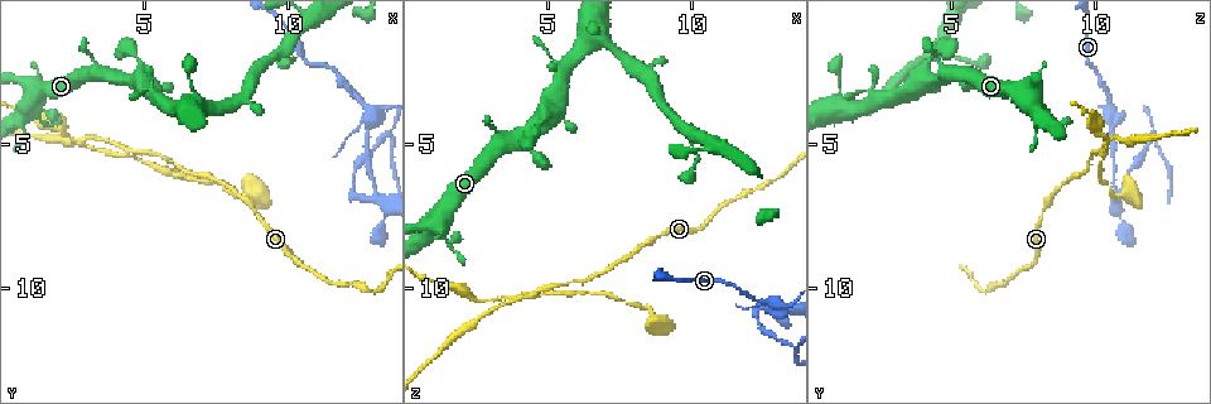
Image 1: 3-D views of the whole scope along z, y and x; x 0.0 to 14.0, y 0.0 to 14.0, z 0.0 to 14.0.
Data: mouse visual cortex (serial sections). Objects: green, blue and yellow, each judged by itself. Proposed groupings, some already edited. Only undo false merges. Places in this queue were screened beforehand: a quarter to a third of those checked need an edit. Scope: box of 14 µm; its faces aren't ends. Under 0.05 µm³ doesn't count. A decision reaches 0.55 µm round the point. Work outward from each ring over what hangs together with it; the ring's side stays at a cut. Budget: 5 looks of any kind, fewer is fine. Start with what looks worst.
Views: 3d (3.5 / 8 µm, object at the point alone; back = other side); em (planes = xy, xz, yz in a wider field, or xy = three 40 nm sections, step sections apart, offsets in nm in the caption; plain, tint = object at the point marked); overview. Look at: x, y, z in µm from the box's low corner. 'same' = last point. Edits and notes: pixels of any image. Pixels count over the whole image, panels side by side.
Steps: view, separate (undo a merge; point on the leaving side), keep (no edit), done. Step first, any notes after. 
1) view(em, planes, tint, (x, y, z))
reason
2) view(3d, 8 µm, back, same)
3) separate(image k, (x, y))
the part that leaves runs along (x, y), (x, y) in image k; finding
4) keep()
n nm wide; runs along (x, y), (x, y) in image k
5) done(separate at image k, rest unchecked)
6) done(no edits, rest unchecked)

view(3d, 3.5 µm, (4.5, 5.2, 10.2))
thick turns thin

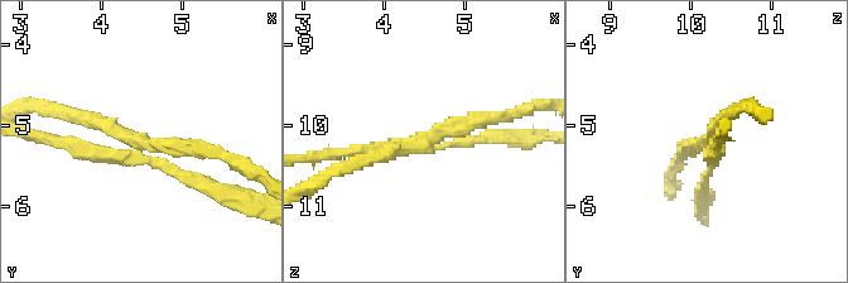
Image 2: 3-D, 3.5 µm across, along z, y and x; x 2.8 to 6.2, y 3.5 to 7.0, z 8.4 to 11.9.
view(em, xy, step 1, tint, (4.45, 5.25, 10.15))
4 arms; arms of 150, 150, 200, 200 nm; now the EM

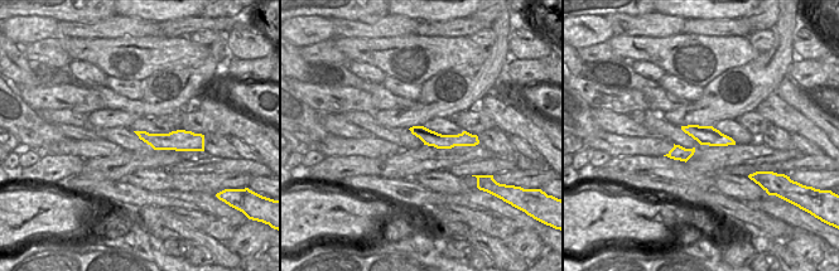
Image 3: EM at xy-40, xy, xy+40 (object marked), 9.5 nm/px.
separate(image 2, (85, 156))
the part that leaves runs along (140, 153), (249, 204) in image 2; two cells meet here

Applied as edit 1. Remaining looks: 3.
view(overview)
see it whole again

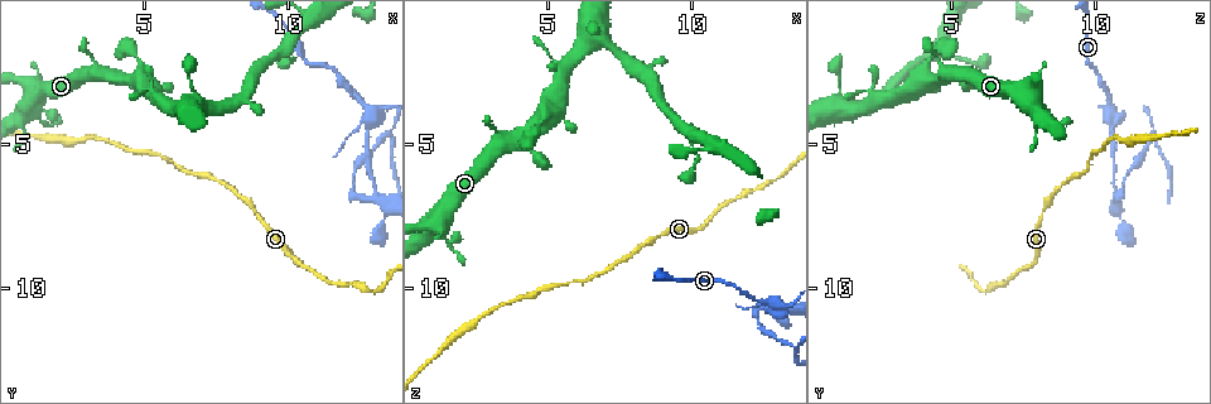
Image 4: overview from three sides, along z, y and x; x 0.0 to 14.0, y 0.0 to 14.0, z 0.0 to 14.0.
view(3d, 3.5 µm, (13.0, 4.0, 10.6))
three arms meet

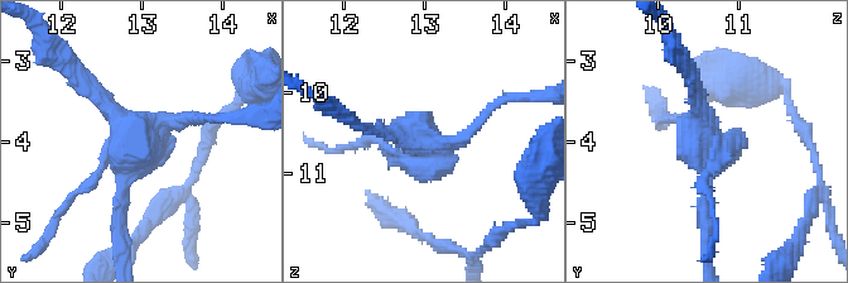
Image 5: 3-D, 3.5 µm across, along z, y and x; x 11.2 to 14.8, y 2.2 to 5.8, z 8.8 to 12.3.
view(em, xy, step 1, tint, (12.90, 3.95, 10.50))
shape alone is not enough

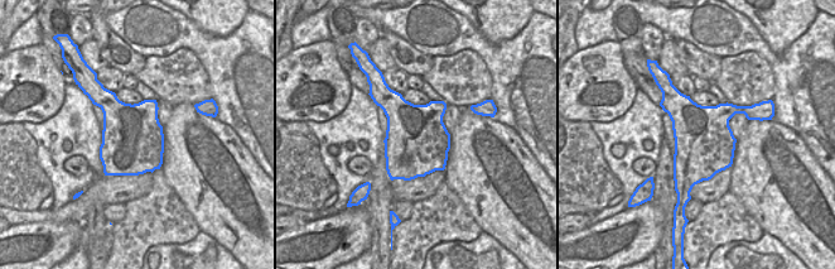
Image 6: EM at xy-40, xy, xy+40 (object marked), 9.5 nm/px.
separate(image 5, (95, 177))
the part that leaves runs along (406, 159), (376, 139), (326, 149) in image 5; a second cell is stuck on

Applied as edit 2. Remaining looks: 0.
done(separate at image 2, separate at image 5, rest unchecked)

